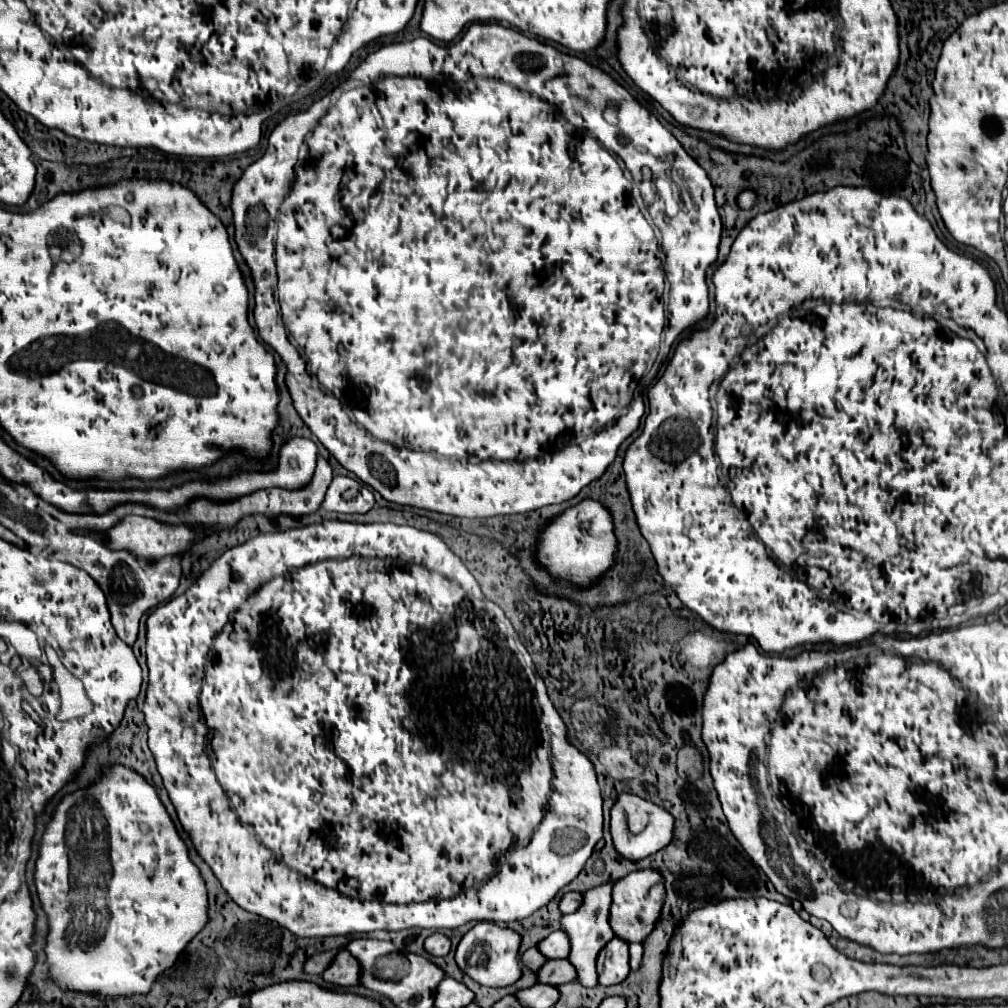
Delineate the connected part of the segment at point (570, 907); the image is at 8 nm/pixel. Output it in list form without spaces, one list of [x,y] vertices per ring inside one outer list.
[[[568,892],[568,894],[564,894],[562,900],[560,900],[560,912],[562,912],[562,914],[572,914],[572,912],[576,912],[576,908],[580,906],[580,900],[582,900],[582,894],[578,894],[578,892]]]

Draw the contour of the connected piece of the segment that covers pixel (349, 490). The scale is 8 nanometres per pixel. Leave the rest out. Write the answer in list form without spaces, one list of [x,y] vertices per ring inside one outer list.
[[[336,476],[326,492],[322,508],[344,514],[366,514],[374,506],[374,502],[374,494],[358,480]]]

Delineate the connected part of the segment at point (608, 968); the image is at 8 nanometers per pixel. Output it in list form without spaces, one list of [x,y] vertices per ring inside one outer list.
[[[612,938],[598,954],[596,972],[598,972],[598,984],[602,986],[620,984],[630,972],[628,944],[620,938]]]

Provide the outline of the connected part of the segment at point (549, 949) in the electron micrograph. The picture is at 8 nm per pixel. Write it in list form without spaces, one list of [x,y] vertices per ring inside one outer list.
[[[556,930],[548,938],[544,938],[536,948],[548,960],[552,960],[552,958],[568,958],[568,948],[570,948],[568,946],[568,936],[562,930]]]

